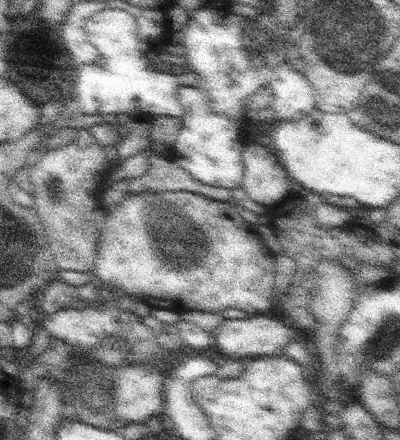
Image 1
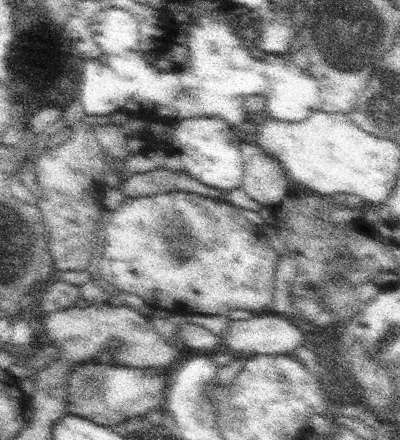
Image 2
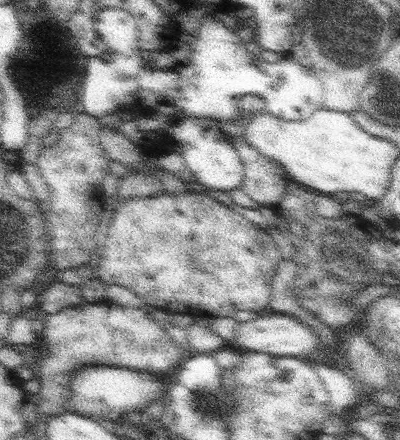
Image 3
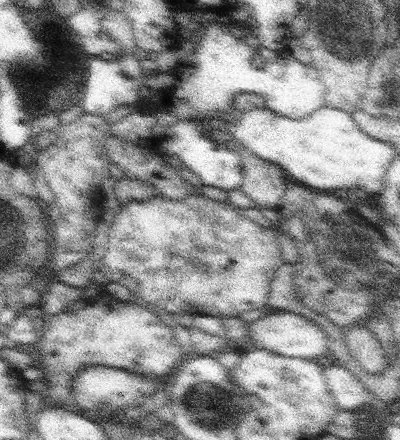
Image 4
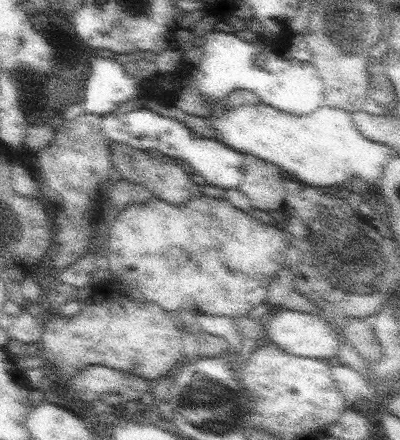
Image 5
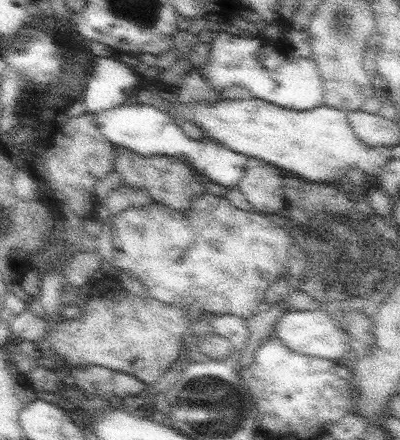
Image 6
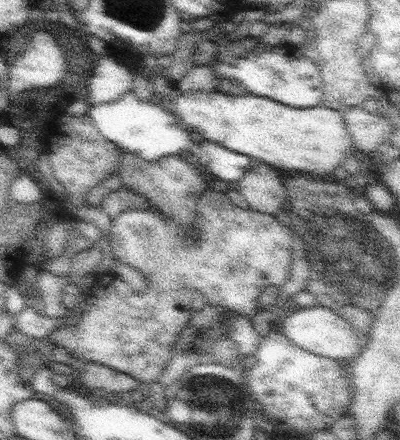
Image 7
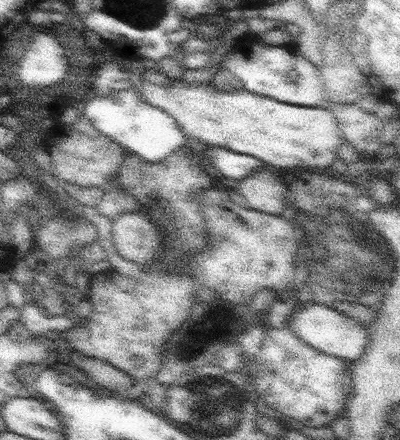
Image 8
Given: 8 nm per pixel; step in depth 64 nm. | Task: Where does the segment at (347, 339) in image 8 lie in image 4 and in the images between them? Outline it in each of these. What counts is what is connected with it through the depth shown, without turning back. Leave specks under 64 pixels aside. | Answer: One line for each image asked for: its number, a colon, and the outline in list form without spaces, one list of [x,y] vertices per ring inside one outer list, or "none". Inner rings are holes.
4: [[[279,312],[279,314],[269,314],[265,318],[259,318],[257,322],[249,324],[249,330],[247,330],[247,338],[243,342],[243,350],[245,348],[255,348],[255,350],[271,350],[275,354],[281,354],[281,356],[287,356],[287,358],[325,358],[325,356],[331,356],[329,354],[329,346],[327,346],[327,336],[323,334],[323,328],[313,322],[313,320],[307,320],[299,314],[293,314],[293,312]]]
5: [[[279,310],[263,330],[261,344],[277,344],[283,352],[299,358],[333,358],[339,350],[339,338],[329,322],[321,316],[307,314],[307,312],[293,312],[293,310]]]
6: [[[285,310],[285,314],[275,322],[271,334],[277,336],[281,344],[285,344],[289,350],[305,356],[315,358],[327,358],[327,360],[341,360],[345,362],[347,350],[351,350],[349,338],[345,334],[343,324],[337,324],[333,316],[327,310]]]
7: [[[313,306],[313,308],[303,308],[303,310],[291,310],[281,324],[277,326],[281,334],[297,348],[319,354],[323,358],[333,358],[339,362],[347,362],[353,356],[359,356],[361,348],[357,346],[357,330],[341,316],[335,314],[327,306]]]

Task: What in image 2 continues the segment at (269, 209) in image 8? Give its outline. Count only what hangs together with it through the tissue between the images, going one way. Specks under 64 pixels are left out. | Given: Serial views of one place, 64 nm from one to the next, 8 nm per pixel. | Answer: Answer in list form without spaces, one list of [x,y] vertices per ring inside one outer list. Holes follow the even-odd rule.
[[[241,140],[241,158],[243,158],[243,184],[241,190],[249,196],[249,200],[261,206],[277,206],[289,188],[289,176],[283,164],[267,154],[259,144]]]

